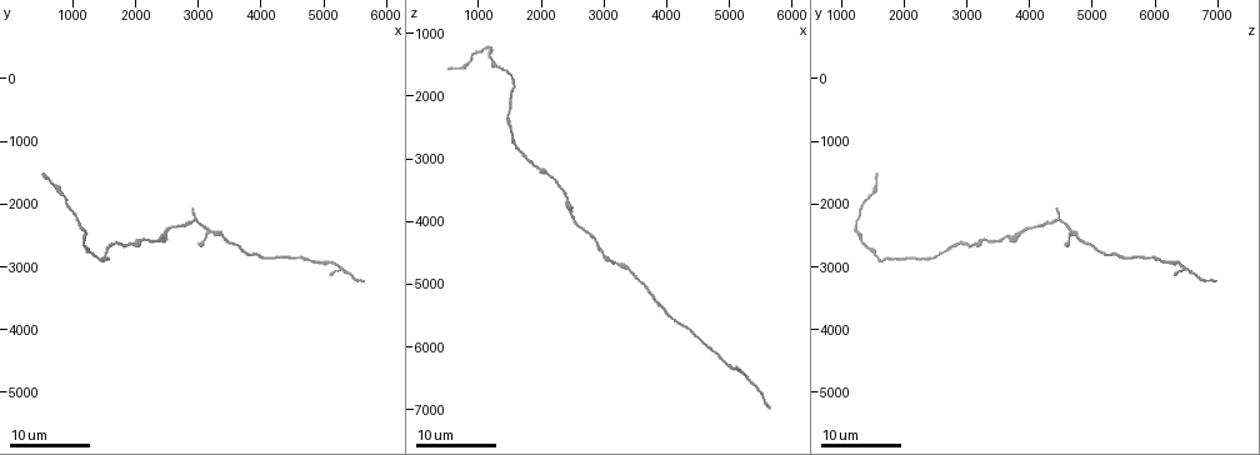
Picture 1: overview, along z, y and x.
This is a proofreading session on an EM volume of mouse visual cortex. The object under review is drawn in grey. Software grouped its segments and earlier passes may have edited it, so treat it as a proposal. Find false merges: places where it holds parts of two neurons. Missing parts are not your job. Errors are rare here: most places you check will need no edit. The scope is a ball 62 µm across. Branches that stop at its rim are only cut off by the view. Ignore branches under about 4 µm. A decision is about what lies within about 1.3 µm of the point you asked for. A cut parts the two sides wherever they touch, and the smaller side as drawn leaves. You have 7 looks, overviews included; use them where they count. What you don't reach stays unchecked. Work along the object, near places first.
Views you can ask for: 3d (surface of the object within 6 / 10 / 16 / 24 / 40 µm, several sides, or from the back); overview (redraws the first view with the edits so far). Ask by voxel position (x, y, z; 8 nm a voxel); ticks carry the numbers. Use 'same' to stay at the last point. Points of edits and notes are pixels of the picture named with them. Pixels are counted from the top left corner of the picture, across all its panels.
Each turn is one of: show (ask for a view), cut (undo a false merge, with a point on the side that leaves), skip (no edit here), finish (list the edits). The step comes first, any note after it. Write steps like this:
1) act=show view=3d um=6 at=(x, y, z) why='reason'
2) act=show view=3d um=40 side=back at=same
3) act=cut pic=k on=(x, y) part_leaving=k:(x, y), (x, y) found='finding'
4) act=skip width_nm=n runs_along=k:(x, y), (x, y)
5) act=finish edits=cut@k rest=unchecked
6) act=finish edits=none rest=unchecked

act=show view=3d um=16 at=(4500, 2900, 5850) why='narrows sharply'

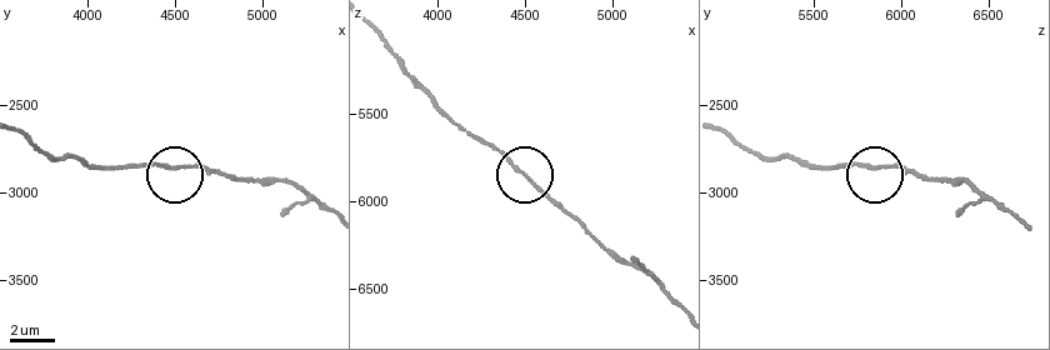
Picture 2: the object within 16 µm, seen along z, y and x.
act=show view=3d um=6 at=(4540, 2880, 5880)

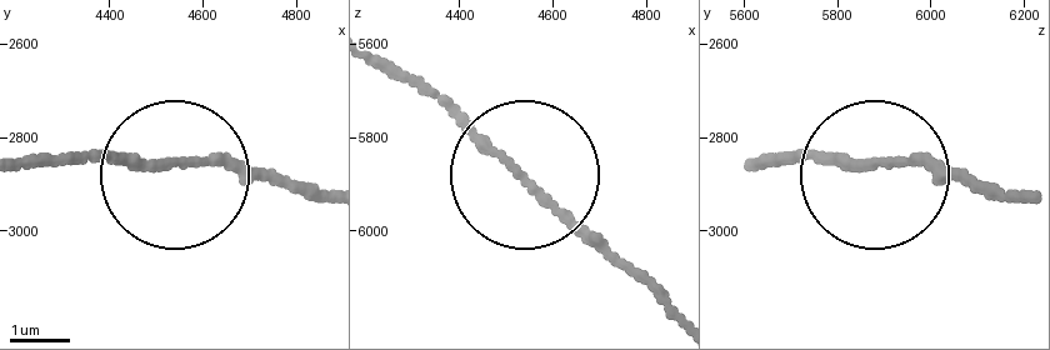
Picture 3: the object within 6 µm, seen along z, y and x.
act=skip runs_along=3:(756, 165), (945, 165), (985, 180) found='continuous, no second neuron'

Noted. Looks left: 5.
act=show view=3d um=16 at=(5150, 2950, 6350) why='a narrow waist'

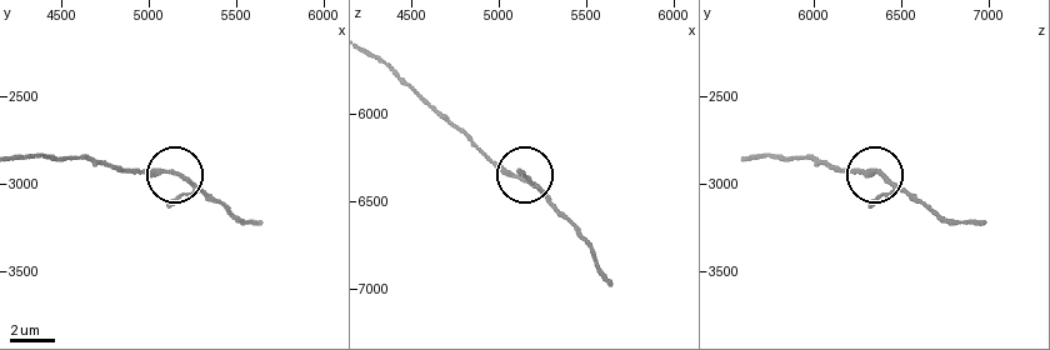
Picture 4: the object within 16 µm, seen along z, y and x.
act=show view=3d um=6 at=(5140, 2920, 6360) why='zoom in'

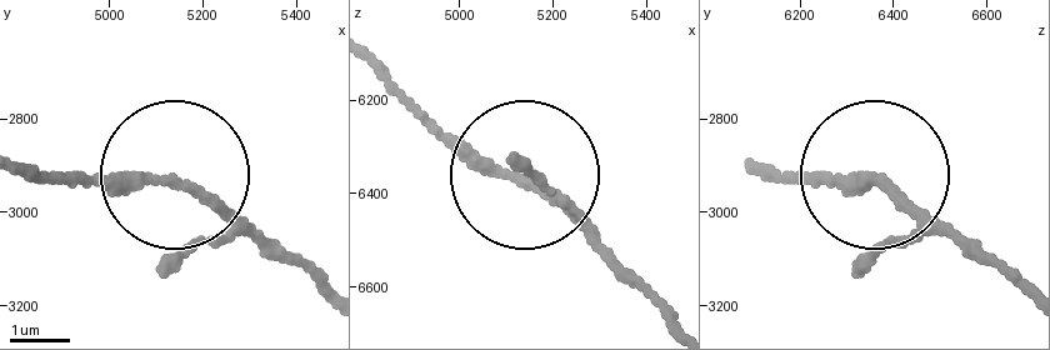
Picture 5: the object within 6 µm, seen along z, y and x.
act=skip runs_along=5:(33, 166), (181, 181), (281, 261) found='continuous, no second neuron'

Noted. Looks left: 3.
act=show view=3d um=16 at=(3150, 2400, 4700) why='three arms meet'

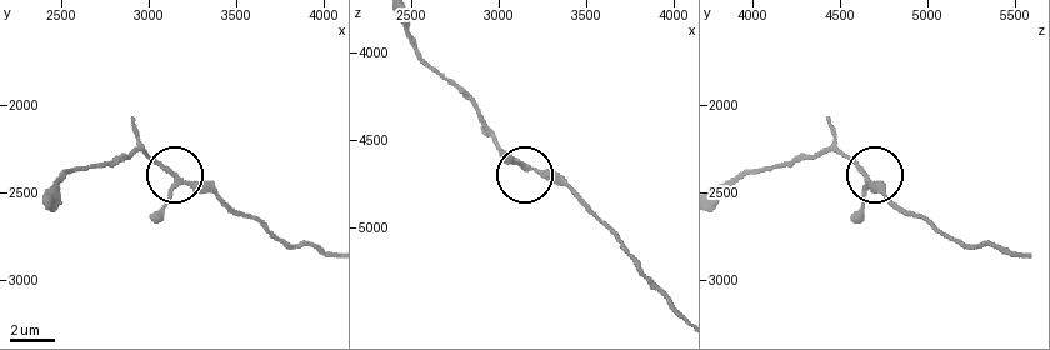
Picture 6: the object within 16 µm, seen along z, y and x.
act=show view=3d um=10 at=(3160, 2420, 4660)

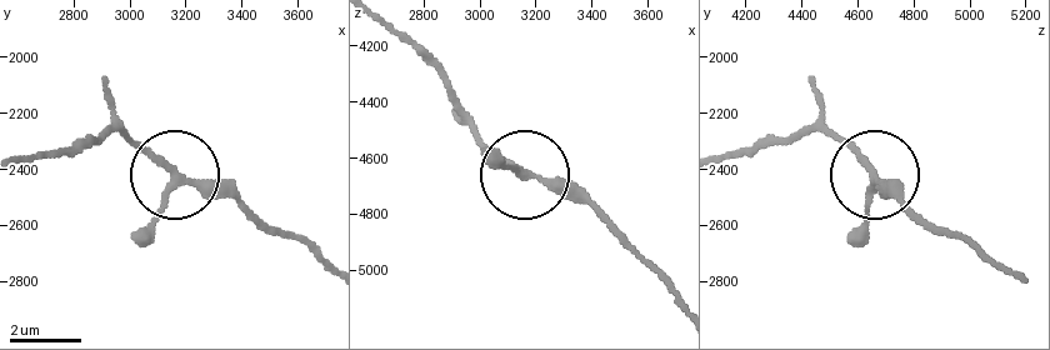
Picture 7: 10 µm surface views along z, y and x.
act=skip runs_along=7:(25, 164), (124, 130), (169, 166), (223, 184), (246, 205) found='continuous, no second neuron'

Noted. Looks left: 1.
act=finish edits=none rest=unchecked

